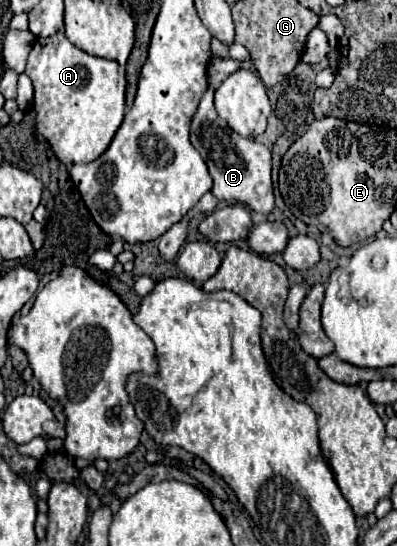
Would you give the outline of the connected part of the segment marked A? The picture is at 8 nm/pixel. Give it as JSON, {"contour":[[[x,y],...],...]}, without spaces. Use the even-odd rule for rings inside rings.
{"contour":[[[57,32],[47,38],[37,38],[29,54],[25,74],[31,78],[35,88],[35,100],[33,100],[33,110],[37,112],[35,130],[49,142],[59,162],[63,164],[93,162],[109,148],[125,116],[126,80],[125,72],[123,75],[121,73],[123,74],[115,60],[97,58],[79,50],[75,44],[67,40],[63,32]]]}

